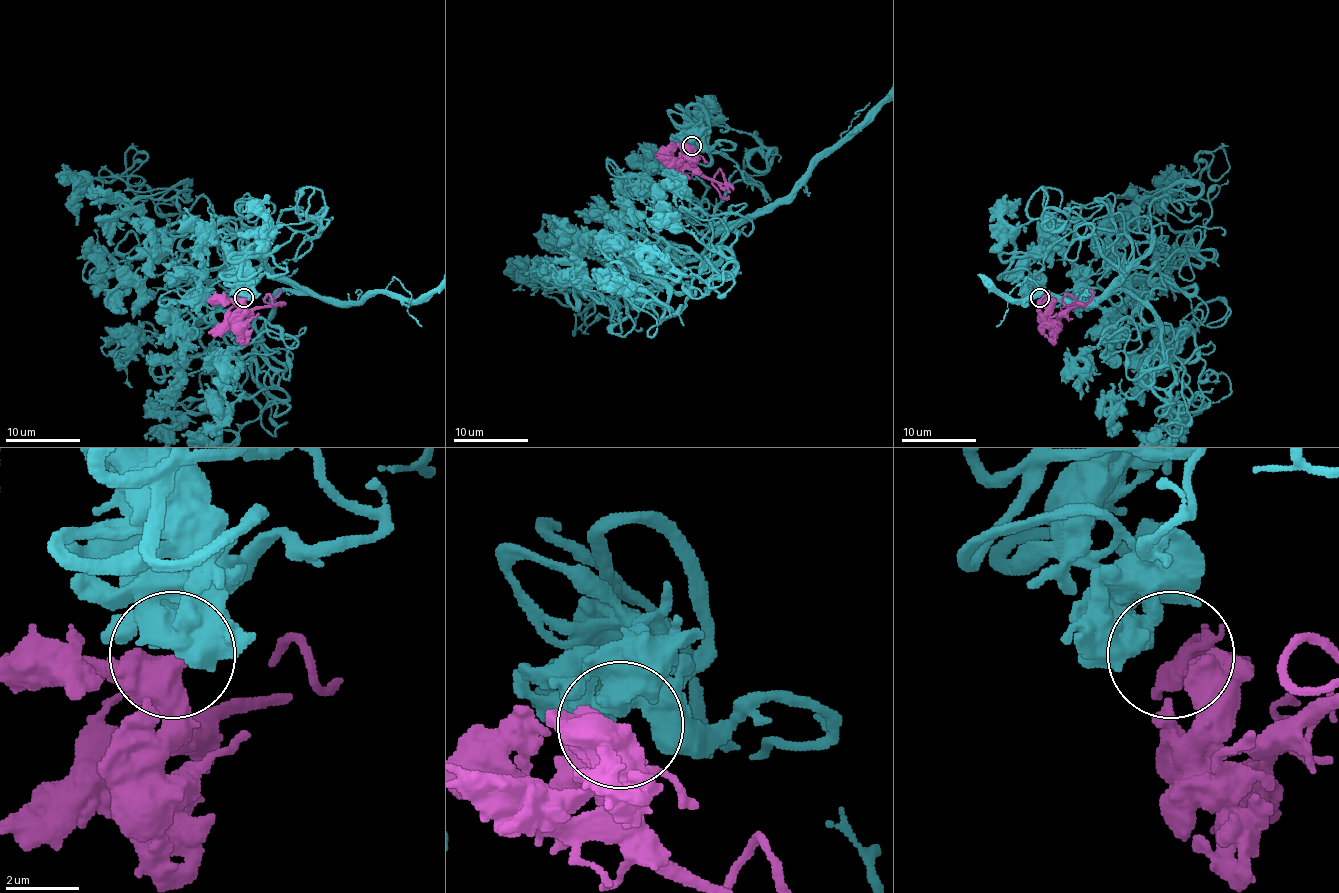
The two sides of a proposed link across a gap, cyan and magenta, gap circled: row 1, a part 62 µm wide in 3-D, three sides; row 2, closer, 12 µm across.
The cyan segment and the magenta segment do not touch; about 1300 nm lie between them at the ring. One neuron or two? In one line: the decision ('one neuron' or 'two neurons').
one neuron

